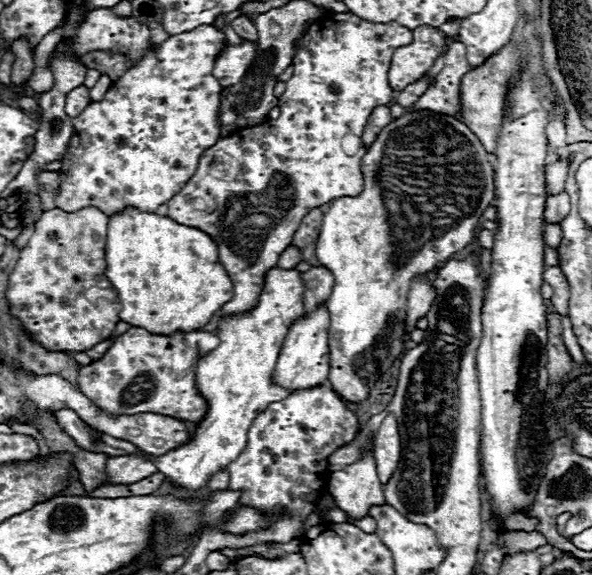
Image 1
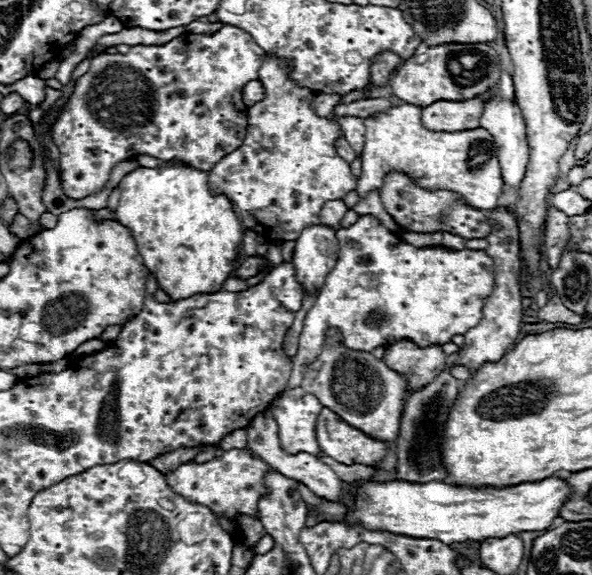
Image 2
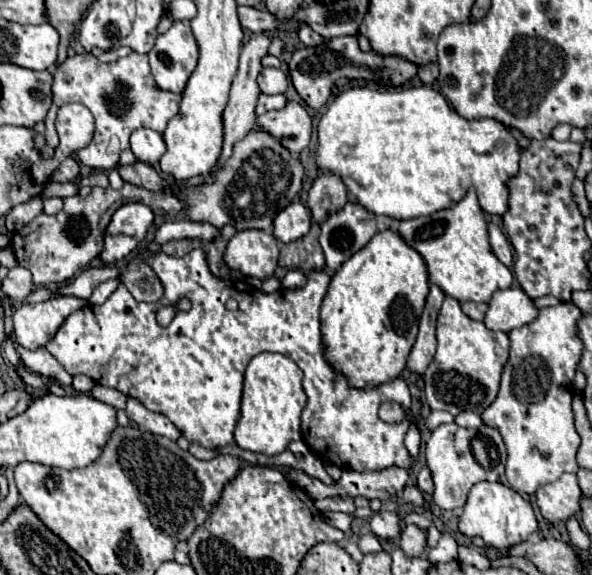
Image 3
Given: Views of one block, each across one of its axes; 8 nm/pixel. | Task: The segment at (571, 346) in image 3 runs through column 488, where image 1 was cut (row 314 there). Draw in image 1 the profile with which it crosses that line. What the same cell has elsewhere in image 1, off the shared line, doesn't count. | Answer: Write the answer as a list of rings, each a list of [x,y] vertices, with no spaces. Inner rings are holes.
[[[434,268],[428,274],[420,274],[418,278],[412,278],[410,292],[408,292],[408,316],[406,316],[406,334],[416,330],[416,322],[428,314],[428,310],[434,304],[436,290],[434,290],[434,278],[440,268]]]

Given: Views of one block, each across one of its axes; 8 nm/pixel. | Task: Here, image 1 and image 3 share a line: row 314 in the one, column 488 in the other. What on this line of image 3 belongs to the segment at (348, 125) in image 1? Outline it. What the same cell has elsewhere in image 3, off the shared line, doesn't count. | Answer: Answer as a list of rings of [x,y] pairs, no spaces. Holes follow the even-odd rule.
[[[490,224],[488,232],[490,232],[490,246],[492,246],[494,254],[498,256],[498,260],[506,266],[512,266],[512,244],[504,236],[502,228],[496,224]]]

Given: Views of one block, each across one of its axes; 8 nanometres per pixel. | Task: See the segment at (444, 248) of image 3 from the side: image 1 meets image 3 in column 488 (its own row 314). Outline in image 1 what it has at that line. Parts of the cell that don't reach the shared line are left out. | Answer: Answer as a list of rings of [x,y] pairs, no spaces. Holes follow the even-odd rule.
[[[272,268],[266,274],[264,294],[258,306],[236,318],[222,318],[218,326],[220,346],[200,358],[196,368],[196,386],[208,400],[208,416],[196,424],[188,444],[154,457],[158,470],[174,484],[186,490],[200,490],[208,478],[226,468],[246,446],[252,420],[268,404],[280,402],[290,390],[274,390],[272,372],[276,368],[284,338],[292,322],[304,314],[304,282],[298,270]]]

